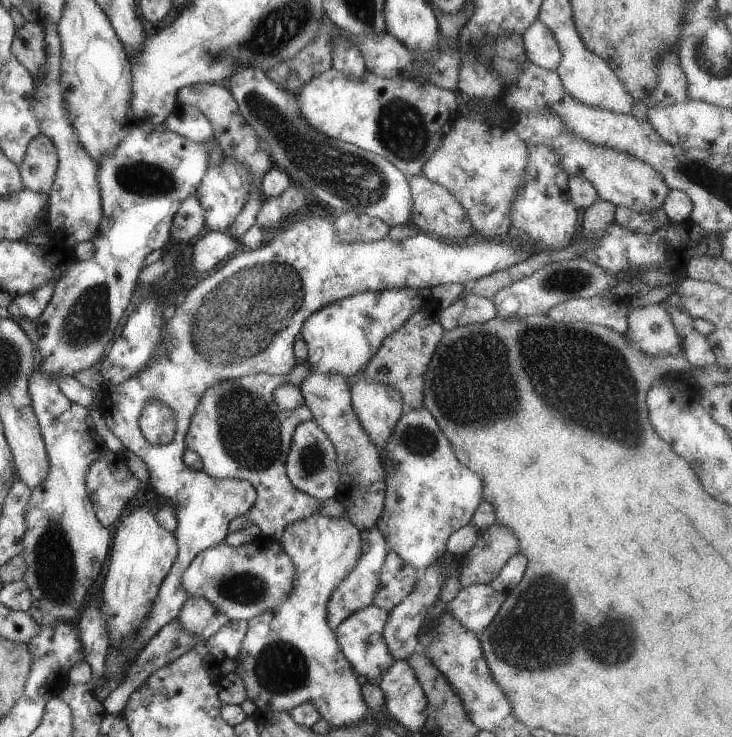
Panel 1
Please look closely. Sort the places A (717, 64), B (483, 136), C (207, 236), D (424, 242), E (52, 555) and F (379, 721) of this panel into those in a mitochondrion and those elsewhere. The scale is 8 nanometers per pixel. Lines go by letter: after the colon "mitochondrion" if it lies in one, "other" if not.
A: mitochondrion
B: other
C: other
D: other
E: mitochondrion
F: other

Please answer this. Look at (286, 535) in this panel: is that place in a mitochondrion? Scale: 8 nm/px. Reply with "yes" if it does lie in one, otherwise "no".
no

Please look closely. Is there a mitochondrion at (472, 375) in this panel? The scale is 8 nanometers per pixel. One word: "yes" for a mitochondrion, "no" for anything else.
yes

